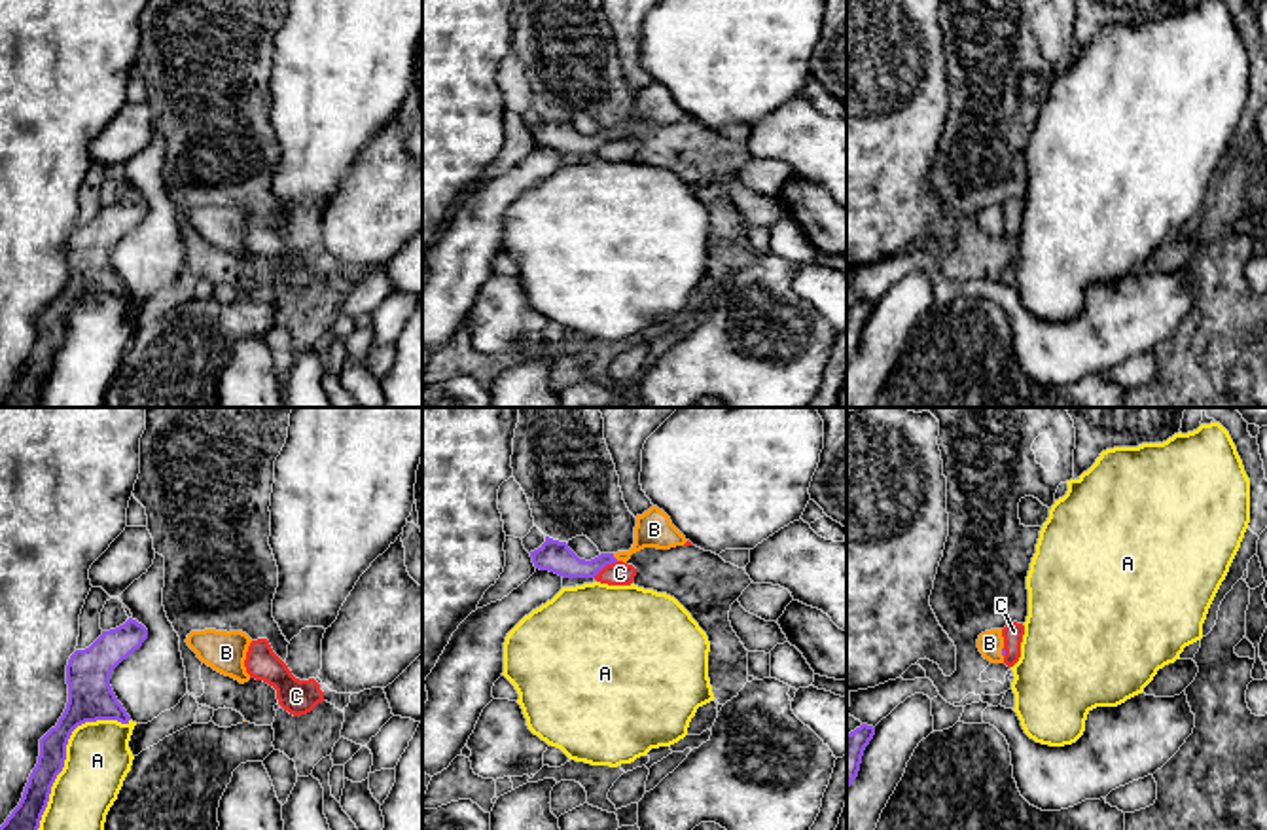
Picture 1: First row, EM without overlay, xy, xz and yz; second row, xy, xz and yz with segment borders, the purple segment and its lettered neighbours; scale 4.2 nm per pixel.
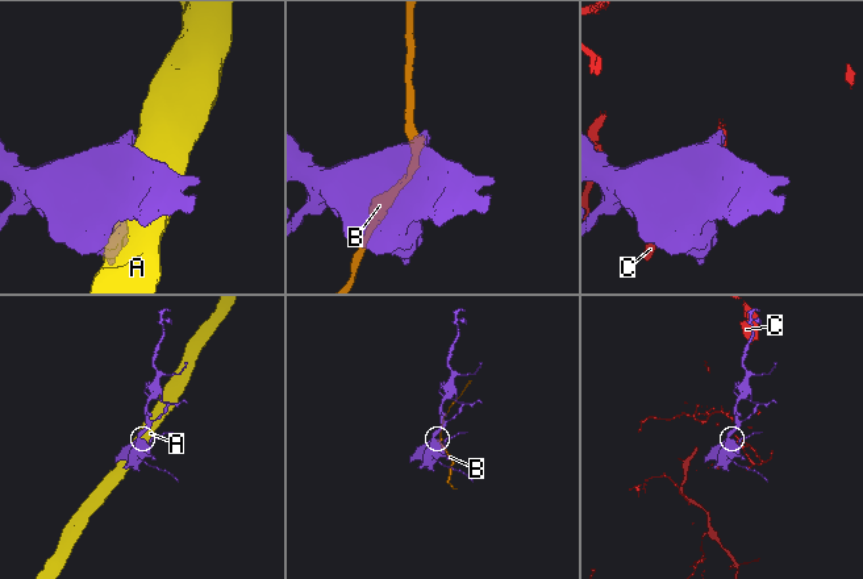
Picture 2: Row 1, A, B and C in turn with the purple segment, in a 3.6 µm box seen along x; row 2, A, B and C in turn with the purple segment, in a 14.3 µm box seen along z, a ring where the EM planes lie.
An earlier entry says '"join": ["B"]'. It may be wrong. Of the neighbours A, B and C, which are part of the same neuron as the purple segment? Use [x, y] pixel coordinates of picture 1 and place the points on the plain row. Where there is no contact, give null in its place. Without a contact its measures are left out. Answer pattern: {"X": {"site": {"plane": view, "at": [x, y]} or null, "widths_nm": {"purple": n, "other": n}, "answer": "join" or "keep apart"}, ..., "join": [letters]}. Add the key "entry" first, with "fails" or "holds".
{"entry": "holds", "A": {"site": {"plane": "xy", "at": [65, 328]}, "widths_nm": {"purple": 190, "other": 280}, "answer": "keep apart"}, "B": {"site": {"plane": "xz", "at": [614, 133]}, "widths_nm": {"purple": 130, "other": 160}, "answer": "join"}, "C": {"site": {"plane": "xz", "at": [605, 141]}, "widths_nm": {"purple": 140, "other": 100}, "answer": "keep apart"}, "join": ["B"]}

